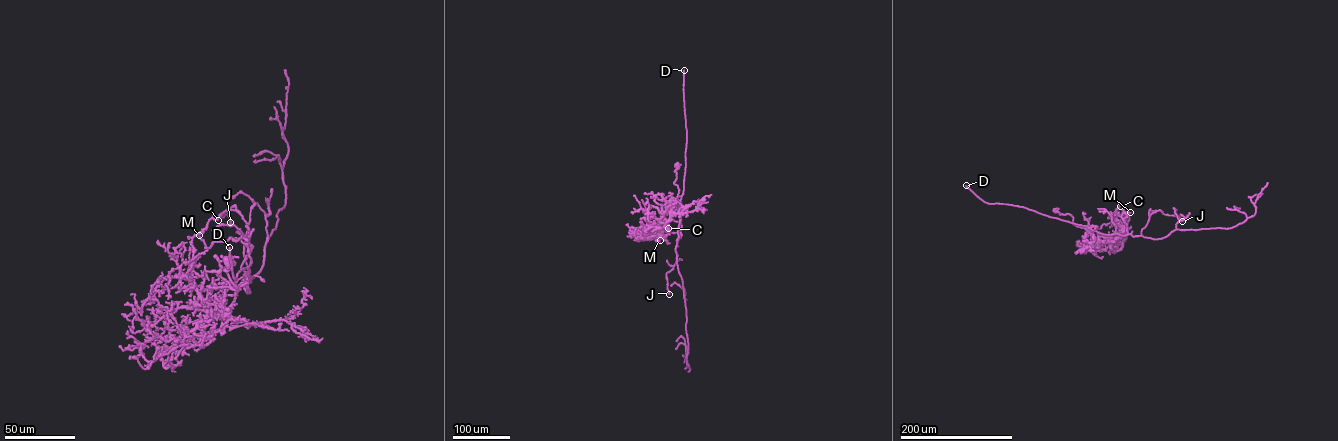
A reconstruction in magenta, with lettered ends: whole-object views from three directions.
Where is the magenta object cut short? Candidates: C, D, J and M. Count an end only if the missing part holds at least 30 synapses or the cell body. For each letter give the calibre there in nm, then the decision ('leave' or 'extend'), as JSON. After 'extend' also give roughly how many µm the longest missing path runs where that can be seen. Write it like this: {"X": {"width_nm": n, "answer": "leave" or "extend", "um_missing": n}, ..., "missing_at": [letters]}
{"C": {"width_nm": 280, "answer": "leave"}, "D": {"width_nm": 360, "answer": "extend", "um_missing": 250}, "J": {"width_nm": 550, "answer": "leave"}, "M": {"width_nm": 170, "answer": "leave"}, "missing_at": ["D"]}

